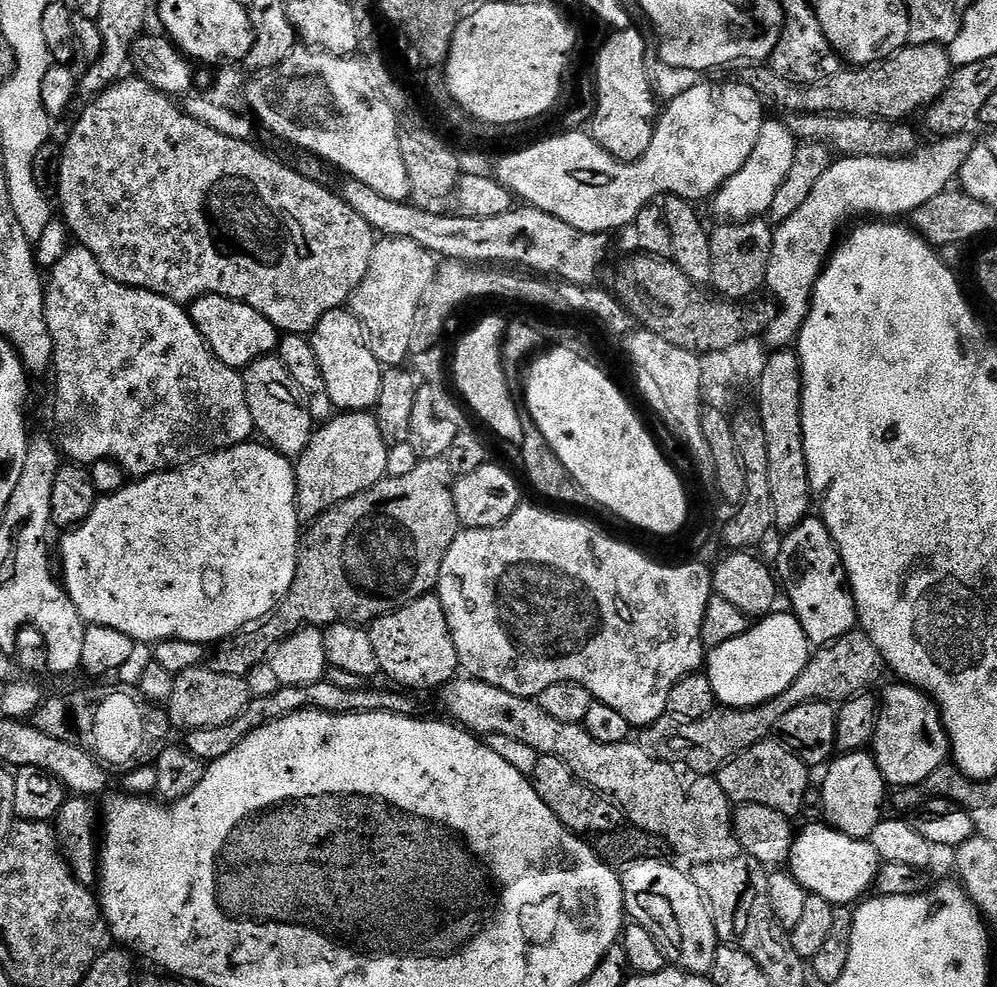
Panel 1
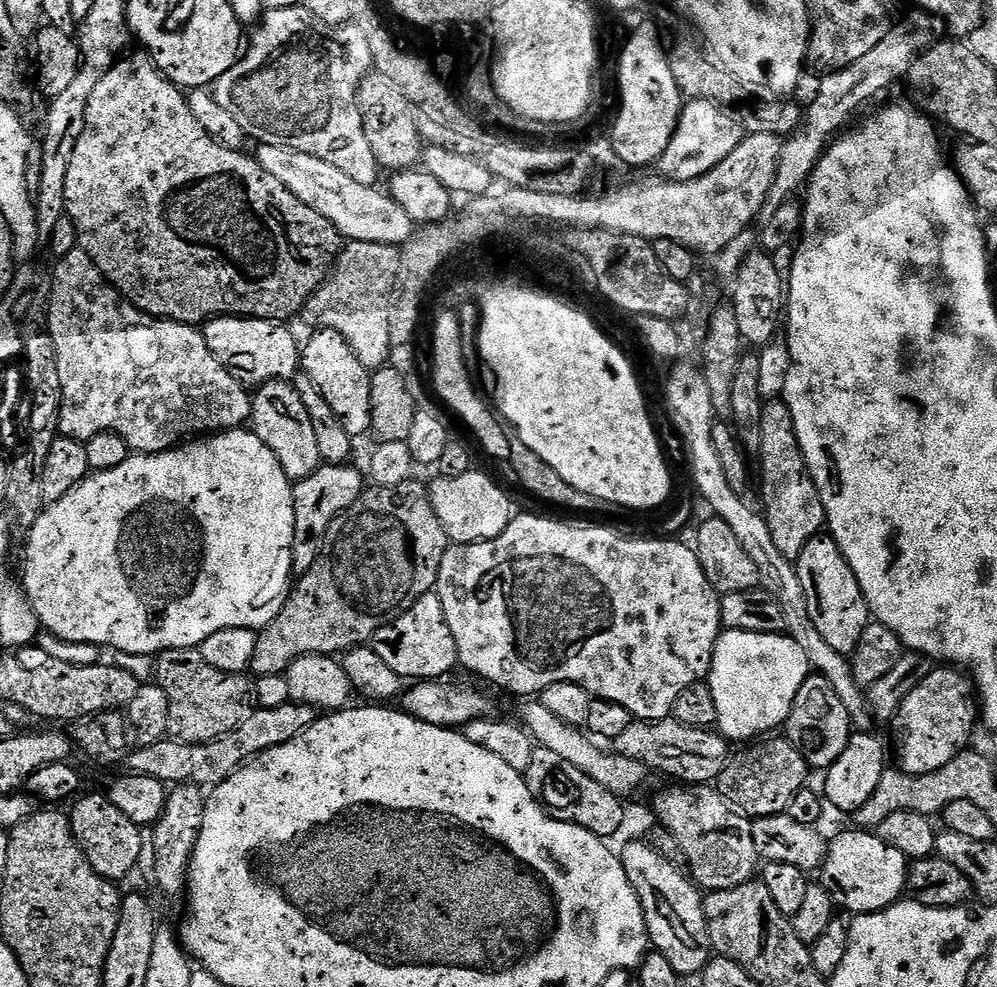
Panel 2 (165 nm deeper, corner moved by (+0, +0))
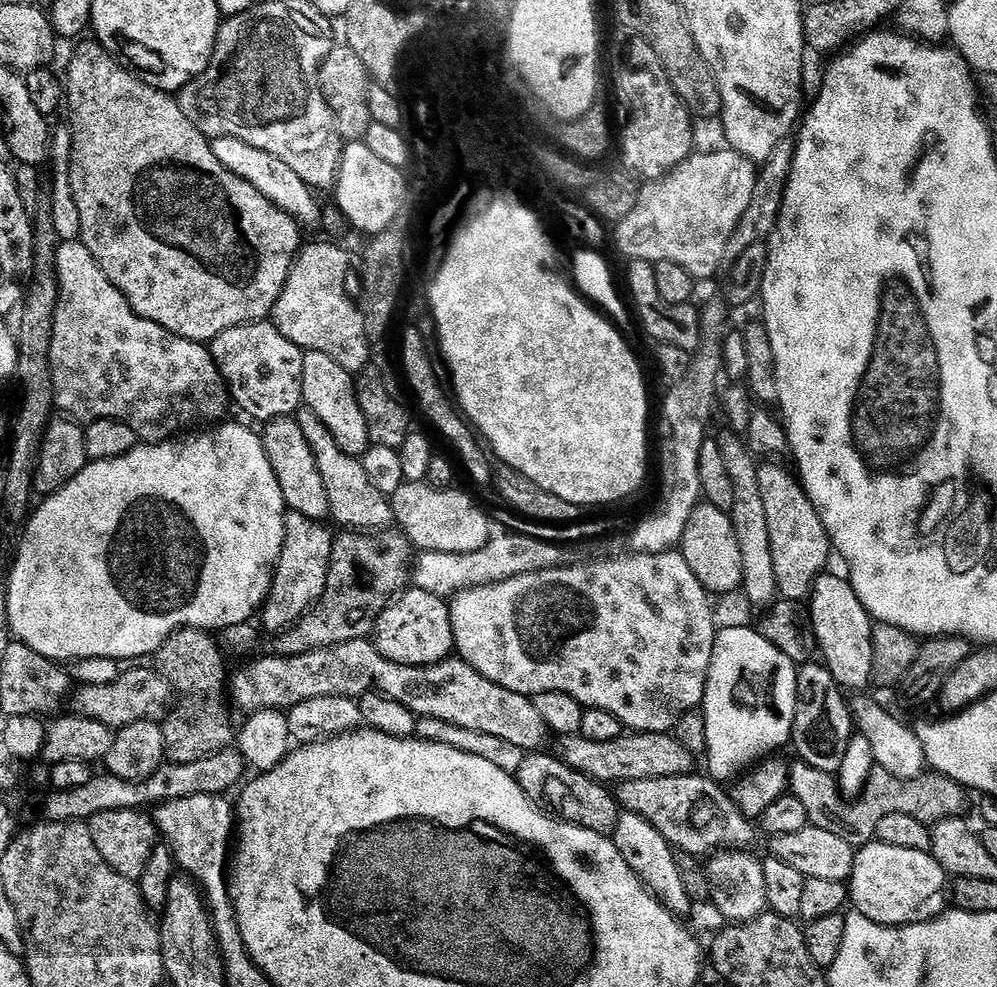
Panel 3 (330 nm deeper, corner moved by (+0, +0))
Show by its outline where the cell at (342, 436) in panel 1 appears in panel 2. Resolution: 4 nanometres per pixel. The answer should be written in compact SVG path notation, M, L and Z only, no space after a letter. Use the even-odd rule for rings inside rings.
M324 464L305 480L295 481L292 489L294 498L294 546L292 547L292 571L302 577L314 566L320 553L322 537L329 526L366 490L363 471L347 464Z

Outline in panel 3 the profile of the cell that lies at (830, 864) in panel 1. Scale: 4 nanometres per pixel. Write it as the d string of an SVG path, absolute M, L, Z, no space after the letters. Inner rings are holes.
M869 842L856 852L852 874L846 881L850 904L870 922L898 928L917 923L920 911L946 888L946 873L938 866L931 852L902 850L898 846L886 846Z

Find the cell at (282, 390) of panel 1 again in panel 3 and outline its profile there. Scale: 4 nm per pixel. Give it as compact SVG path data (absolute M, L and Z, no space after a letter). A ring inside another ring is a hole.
M283 416L277 420L269 420L263 425L262 439L266 458L270 458L270 466L274 466L274 474L278 478L278 486L282 486L282 498L291 511L309 516L311 520L321 521L329 515L326 486L322 483L322 474L318 470L318 462L314 458L314 450L310 450L310 442L306 442L306 434L302 434L302 426L295 418Z

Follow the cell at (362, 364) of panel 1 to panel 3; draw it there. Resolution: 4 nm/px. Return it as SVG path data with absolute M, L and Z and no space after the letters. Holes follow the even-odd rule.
M305 352L302 362L302 401L303 407L309 408L334 434L334 442L346 450L346 454L360 458L368 451L370 441L366 430L366 414L362 414L362 406L358 406L356 397L356 382L353 373L346 371L334 358L327 354Z

